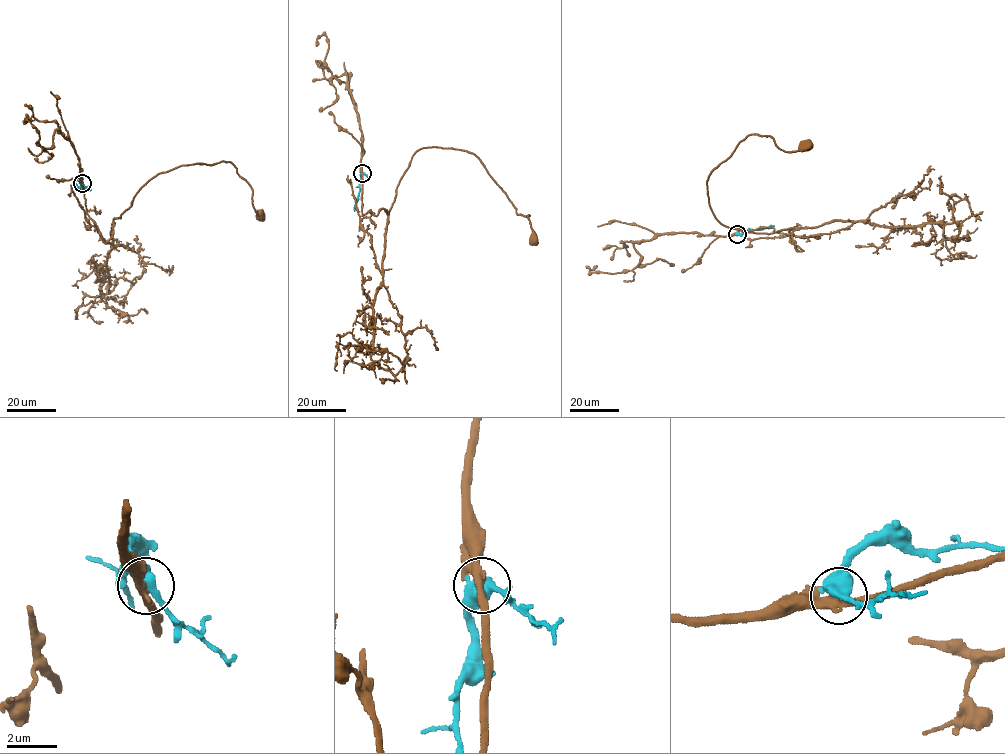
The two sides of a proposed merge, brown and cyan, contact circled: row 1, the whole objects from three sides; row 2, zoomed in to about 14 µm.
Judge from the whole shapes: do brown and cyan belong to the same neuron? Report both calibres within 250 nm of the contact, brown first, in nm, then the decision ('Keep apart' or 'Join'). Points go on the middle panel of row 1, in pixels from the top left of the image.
Thickness 320 nm (brown) against 400 nm. Join

